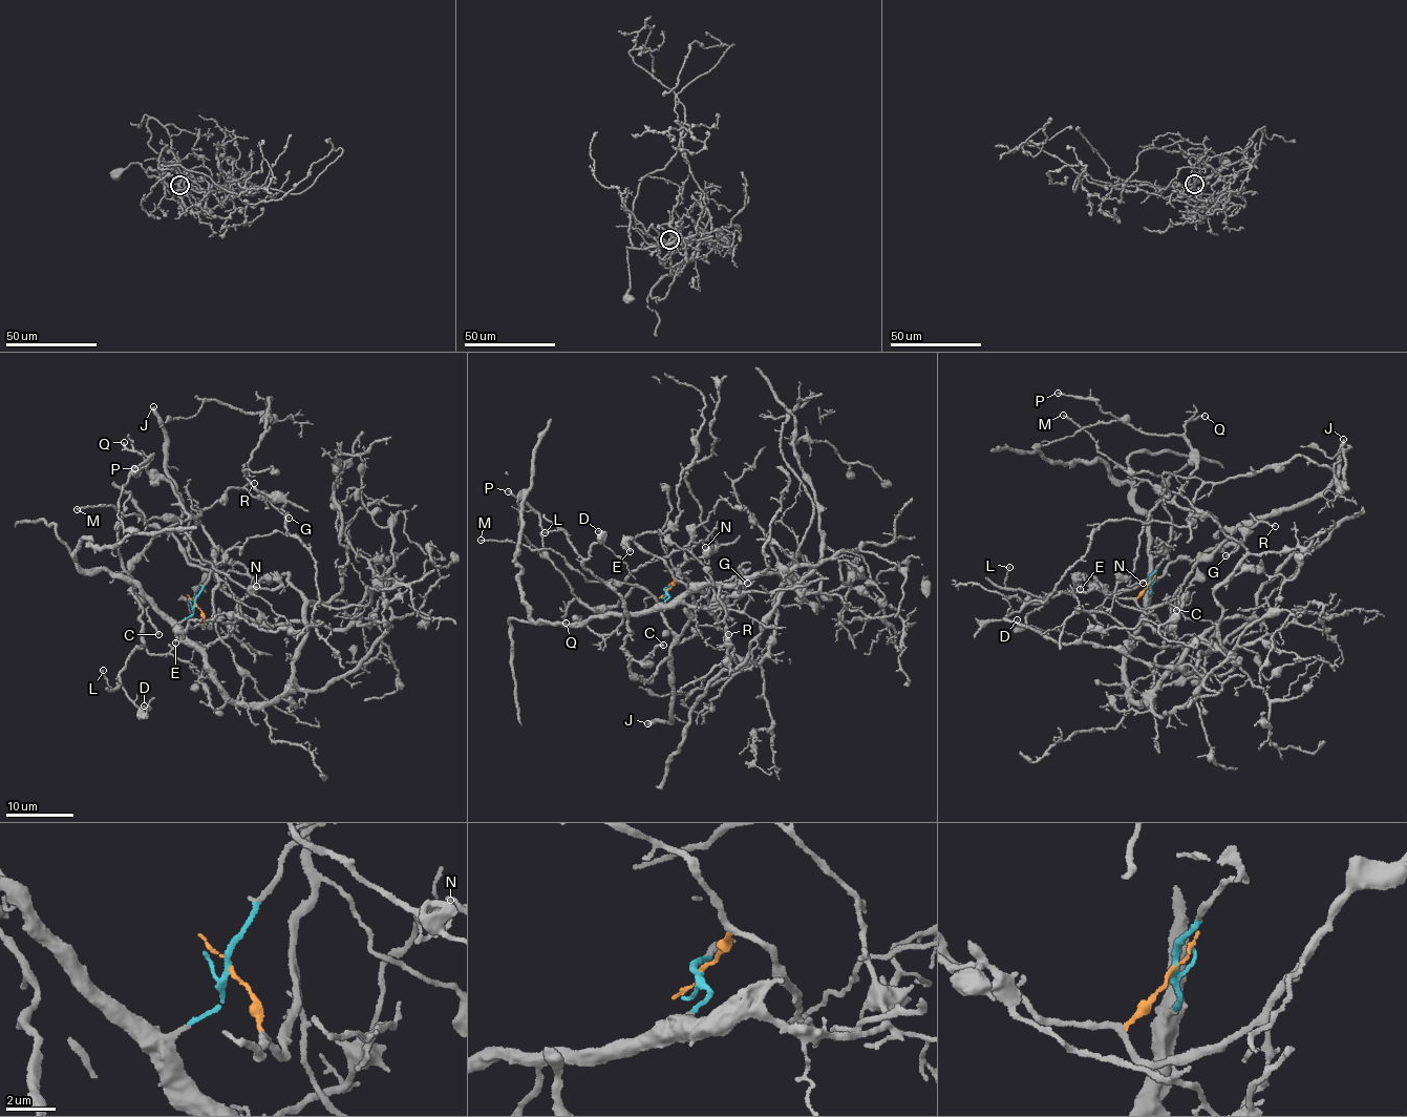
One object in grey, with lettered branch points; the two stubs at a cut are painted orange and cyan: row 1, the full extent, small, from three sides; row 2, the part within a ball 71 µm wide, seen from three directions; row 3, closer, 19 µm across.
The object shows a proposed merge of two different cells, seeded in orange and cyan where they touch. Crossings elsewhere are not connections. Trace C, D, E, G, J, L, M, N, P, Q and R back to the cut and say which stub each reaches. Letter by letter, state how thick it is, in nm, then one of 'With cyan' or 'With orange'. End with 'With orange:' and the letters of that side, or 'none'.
C: Thickness 220 nm. With orange
D: Thickness 140 nm. With orange
E: Thickness 130 nm. With orange
G: Thickness 180 nm. With orange
J: Thickness 420 nm. With orange
L: Thickness 110 nm. With orange
M: Thickness 180 nm. With orange
N: Thickness 110 nm. With orange
P: Thickness 190 nm. With orange
Q: Thickness 150 nm. With orange
R: Thickness 150 nm. With orange
With orange: C, D, E, G, J, L, M, N, P, Q, R

